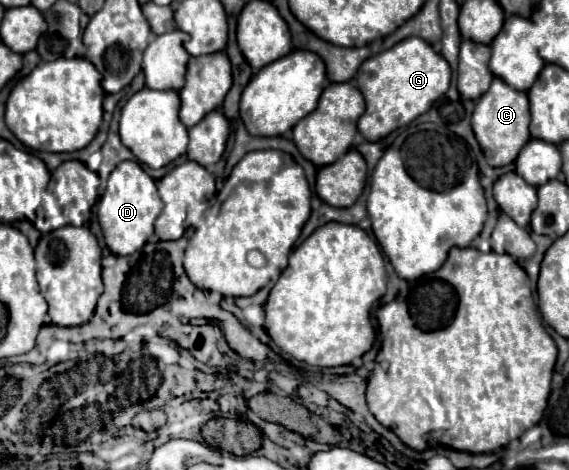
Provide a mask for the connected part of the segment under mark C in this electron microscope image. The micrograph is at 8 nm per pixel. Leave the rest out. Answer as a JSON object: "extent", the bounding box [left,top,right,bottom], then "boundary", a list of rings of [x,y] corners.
{"extent":[471,78,529,166],"boundary":[[[495,78],[489,90],[477,100],[471,116],[471,126],[489,166],[511,164],[529,136],[529,100],[525,92],[515,90],[505,80]]]}

